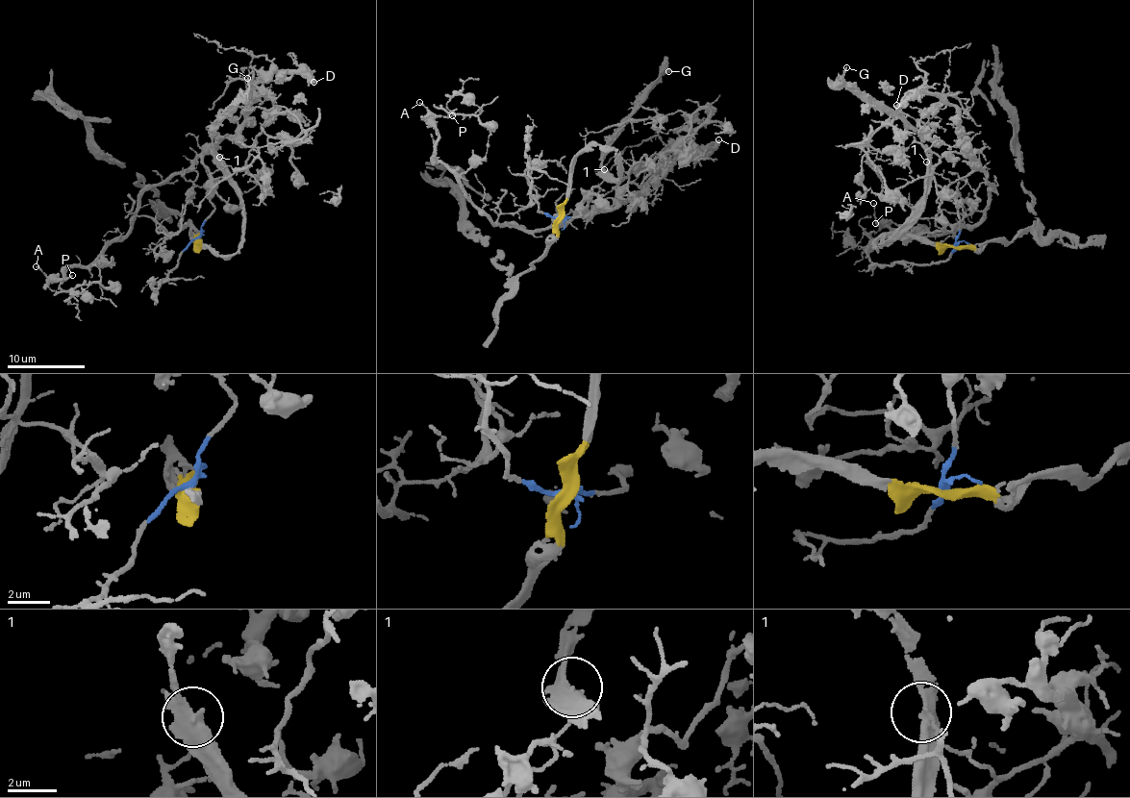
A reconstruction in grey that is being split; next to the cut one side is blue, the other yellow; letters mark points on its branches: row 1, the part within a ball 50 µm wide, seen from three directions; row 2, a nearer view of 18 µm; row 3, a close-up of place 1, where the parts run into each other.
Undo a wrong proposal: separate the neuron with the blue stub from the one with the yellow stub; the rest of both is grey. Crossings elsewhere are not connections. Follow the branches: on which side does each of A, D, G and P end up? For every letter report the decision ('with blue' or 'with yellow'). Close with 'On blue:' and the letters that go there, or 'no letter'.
A: with blue
D: with blue
G: with yellow
P: with blue
On blue: A, D, P

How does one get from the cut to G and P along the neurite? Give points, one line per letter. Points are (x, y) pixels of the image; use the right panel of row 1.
G: (954, 247), (888, 236), (873, 247), (902, 225), (923, 197), (924, 138), (844, 80), (846, 66)
P: (954, 245), (959, 220), (948, 186), (980, 170), (993, 189), (978, 222), (938, 234), (890, 231), (875, 222)

